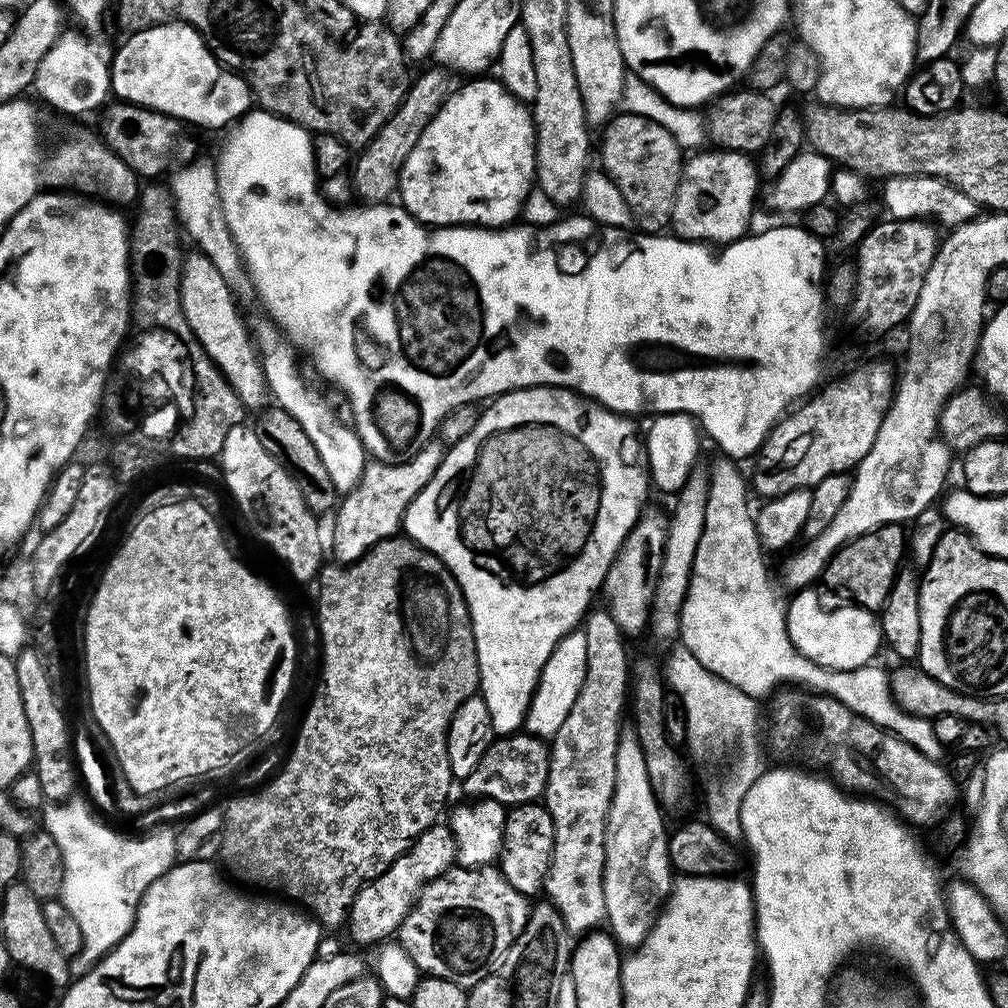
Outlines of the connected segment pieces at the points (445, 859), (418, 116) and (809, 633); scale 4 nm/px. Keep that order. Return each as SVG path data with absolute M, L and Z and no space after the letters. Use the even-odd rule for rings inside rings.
M444 822L430 825L381 876L362 886L348 911L346 929L348 928L349 934L358 943L373 946L395 937L406 914L410 914L410 910L416 905L420 892L456 863L456 839L451 827Z
M431 66L420 77L413 79L404 94L404 101L394 110L392 117L378 130L376 137L366 145L355 157L352 172L352 184L361 197L361 201L370 204L383 204L391 201L397 195L400 186L400 171L410 158L410 150L418 146L418 138L426 130L428 123L442 110L446 101L456 93L458 87L457 77L447 68ZM356 164L356 169L355 168Z
M804 590L787 605L787 622L789 637L794 647L806 658L820 665L822 668L830 668L834 671L854 671L863 669L864 663L882 648L882 624L876 621L877 613L867 608L861 608L855 602L840 604L837 608L820 608L820 600L812 593L812 590Z

